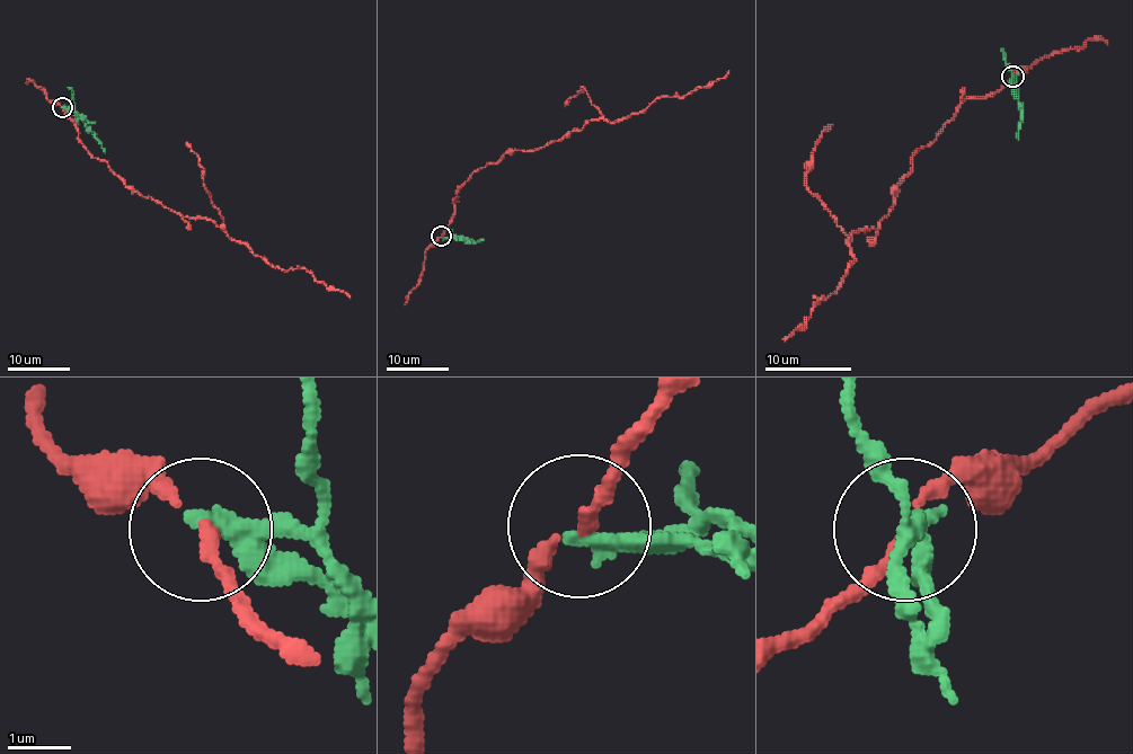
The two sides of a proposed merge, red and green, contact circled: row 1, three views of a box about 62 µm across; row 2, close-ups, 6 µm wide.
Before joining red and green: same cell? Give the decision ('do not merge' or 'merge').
do not merge

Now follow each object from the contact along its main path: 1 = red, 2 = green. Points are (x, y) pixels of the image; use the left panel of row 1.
1: (62, 108), (78, 139), (126, 186), (212, 220), (255, 255), (283, 271), (304, 267), (350, 296)
2: (62, 108), (72, 111), (85, 123), (105, 153)

